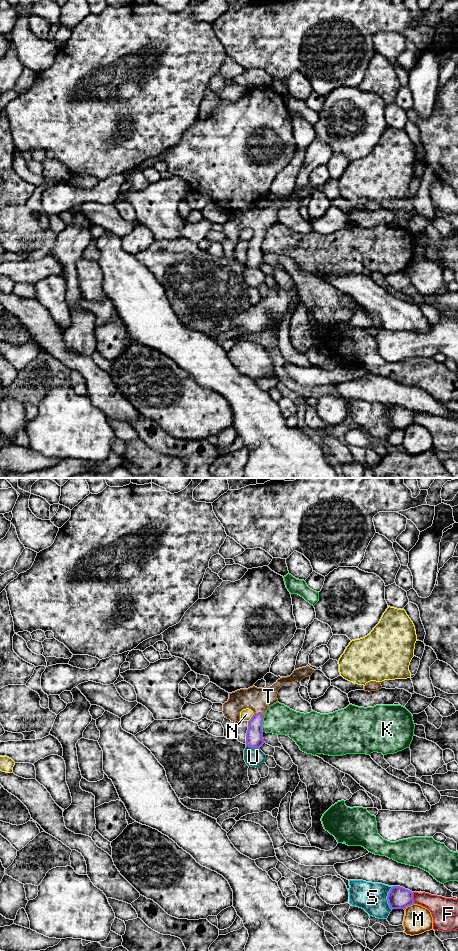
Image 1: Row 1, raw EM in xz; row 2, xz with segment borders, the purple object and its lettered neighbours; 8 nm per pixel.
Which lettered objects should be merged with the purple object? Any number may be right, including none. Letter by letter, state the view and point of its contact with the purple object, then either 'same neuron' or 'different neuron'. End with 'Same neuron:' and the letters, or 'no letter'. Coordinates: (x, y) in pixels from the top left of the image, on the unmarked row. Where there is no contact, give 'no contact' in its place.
F: contact xz (412, 418); different neuron
K: contact xz (261, 245); different neuron
M: contact xz (409, 425); different neuron
N: contact xz (251, 237); different neuron
S: contact xz (387, 417); different neuron
T: contact xz (259, 233); same neuron
U: contact xz (253, 267); different neuron
Same neuron: T

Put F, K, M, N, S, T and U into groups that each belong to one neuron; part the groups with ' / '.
F / K / M / N / S / T / U

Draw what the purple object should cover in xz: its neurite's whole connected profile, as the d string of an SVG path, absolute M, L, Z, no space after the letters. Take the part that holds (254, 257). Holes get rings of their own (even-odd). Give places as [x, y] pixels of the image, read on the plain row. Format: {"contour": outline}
{"contour": "M309 186L302 187L294 190L290 196L278 199L270 207L257 208L253 206L229 213L228 221L223 224L222 232L225 238L237 243L240 241L240 232L243 229L249 228L254 233L248 241L246 266L260 269L265 263L262 251L263 238L266 230L278 222L278 210L286 203L301 202L303 198L311 196L314 191Z"}

